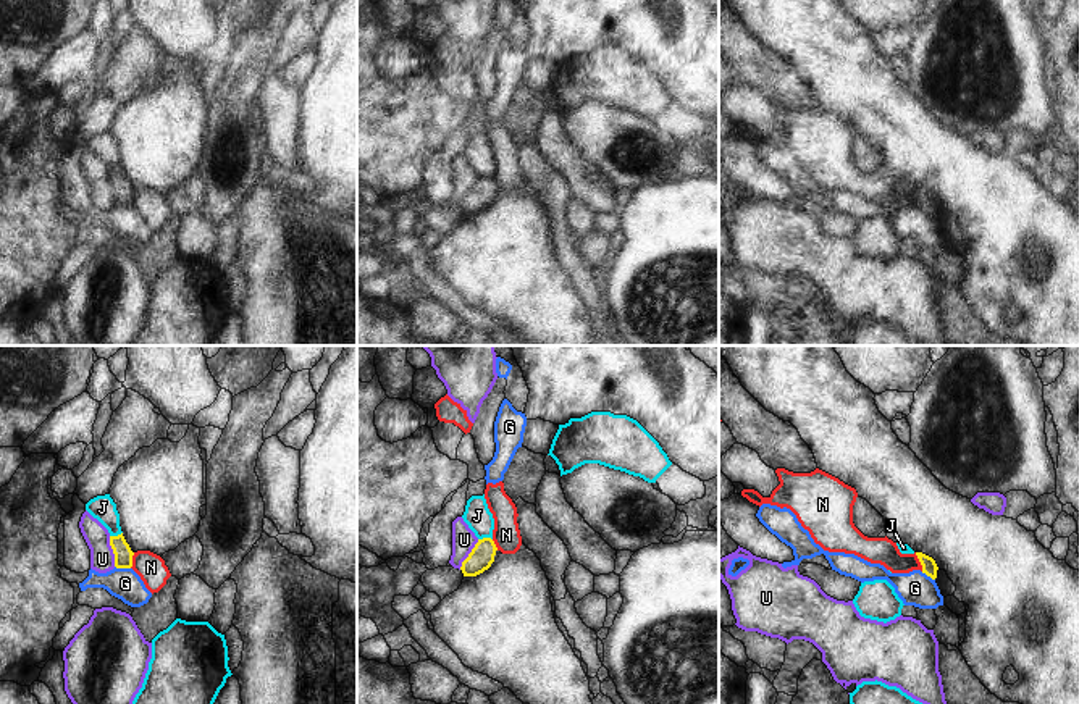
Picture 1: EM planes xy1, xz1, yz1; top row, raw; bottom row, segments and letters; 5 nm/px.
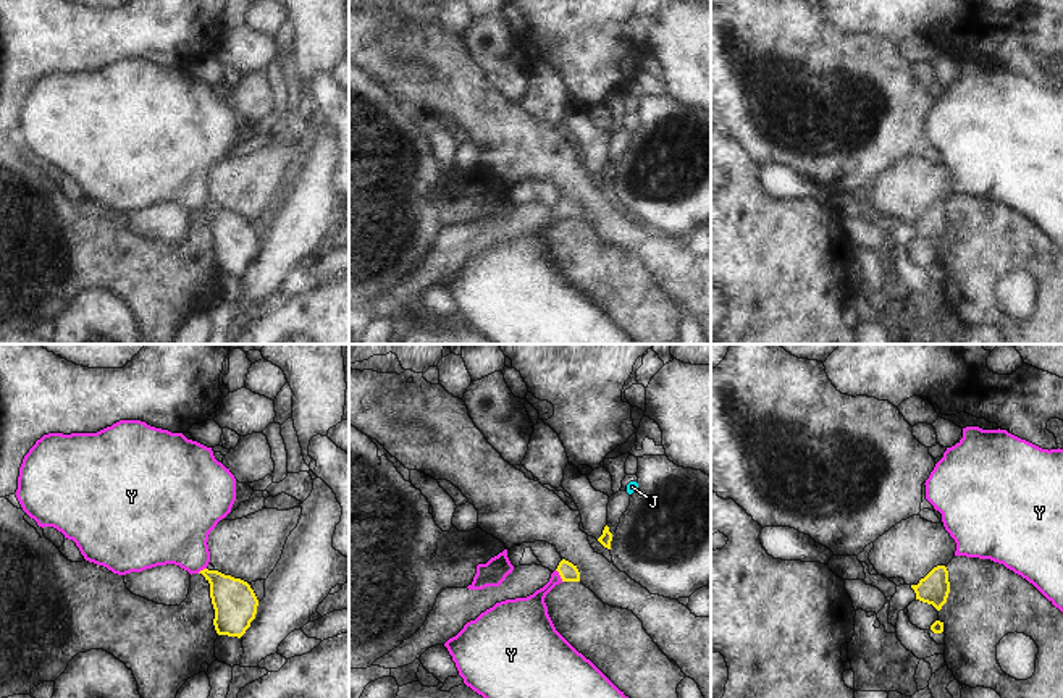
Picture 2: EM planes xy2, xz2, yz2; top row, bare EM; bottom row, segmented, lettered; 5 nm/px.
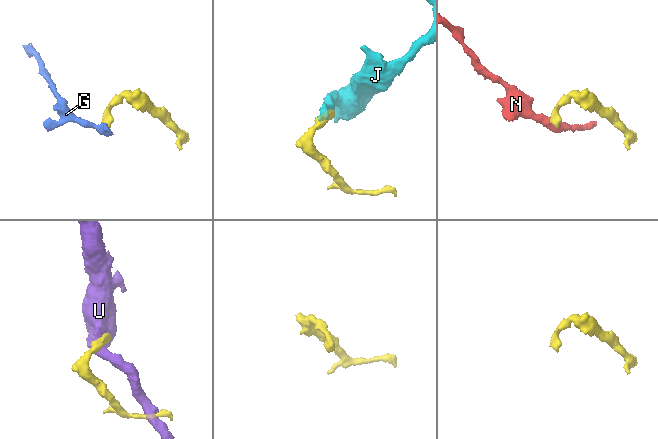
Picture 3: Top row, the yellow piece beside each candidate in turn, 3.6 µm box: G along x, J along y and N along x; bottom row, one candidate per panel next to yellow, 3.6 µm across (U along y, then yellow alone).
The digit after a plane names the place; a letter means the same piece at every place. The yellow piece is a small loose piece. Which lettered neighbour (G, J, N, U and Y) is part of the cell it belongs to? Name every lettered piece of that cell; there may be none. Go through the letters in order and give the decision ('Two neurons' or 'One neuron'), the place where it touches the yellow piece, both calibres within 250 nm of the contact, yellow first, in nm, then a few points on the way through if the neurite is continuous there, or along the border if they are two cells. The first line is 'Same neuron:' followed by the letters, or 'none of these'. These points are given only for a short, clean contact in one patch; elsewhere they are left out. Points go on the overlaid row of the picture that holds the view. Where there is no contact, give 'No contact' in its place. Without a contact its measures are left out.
Same neuron: Y
G: Two neurons. Touches yellow at xy1 (123, 567). Thickness 100 nm (yellow) against 160 nm. Boundary: xy1 (115, 565), (130, 569)
J: Two neurons. Touches yellow at xz1 (485, 538). Thickness 120 nm (yellow) against 140 nm. Boundary: xz1 (491, 538), (478, 540)
N: Two neurons. Touches yellow at yz1 (919, 561). Thickness 80 nm (yellow) against 140 nm. Boundary: yz1 (915, 553), (923, 570)
U: Two neurons. Touches yellow at xy1 (113, 551). Thickness 100 nm (yellow) against 130 nm. Boundary: xy1 (109, 536), (115, 565)
Y: One neuron. Touches yellow at xz2 (559, 574). Thickness 90 nm (yellow) against 180 nm. Path across: xz2 (569, 572), (559, 574), (538, 597), (530, 614).

